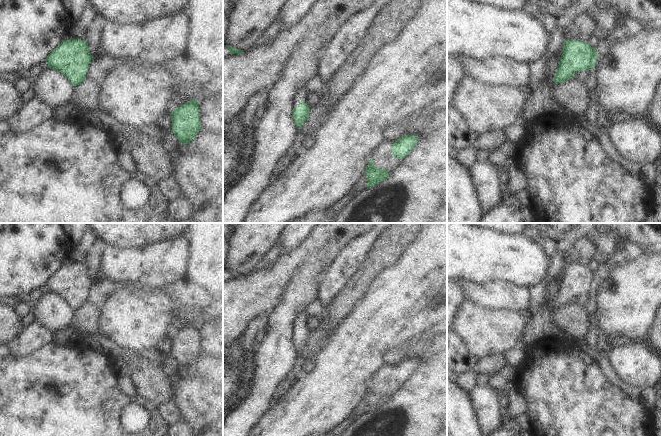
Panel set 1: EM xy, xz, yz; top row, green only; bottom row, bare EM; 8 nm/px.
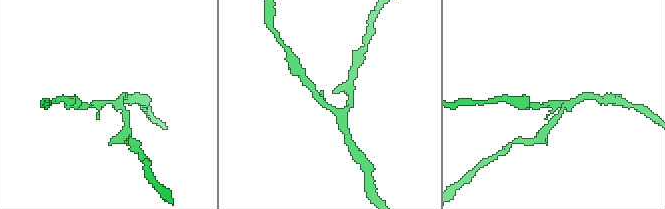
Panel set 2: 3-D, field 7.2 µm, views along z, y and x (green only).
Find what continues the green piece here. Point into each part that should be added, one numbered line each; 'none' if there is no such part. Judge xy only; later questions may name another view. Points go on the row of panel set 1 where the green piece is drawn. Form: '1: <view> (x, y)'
none

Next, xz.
none

